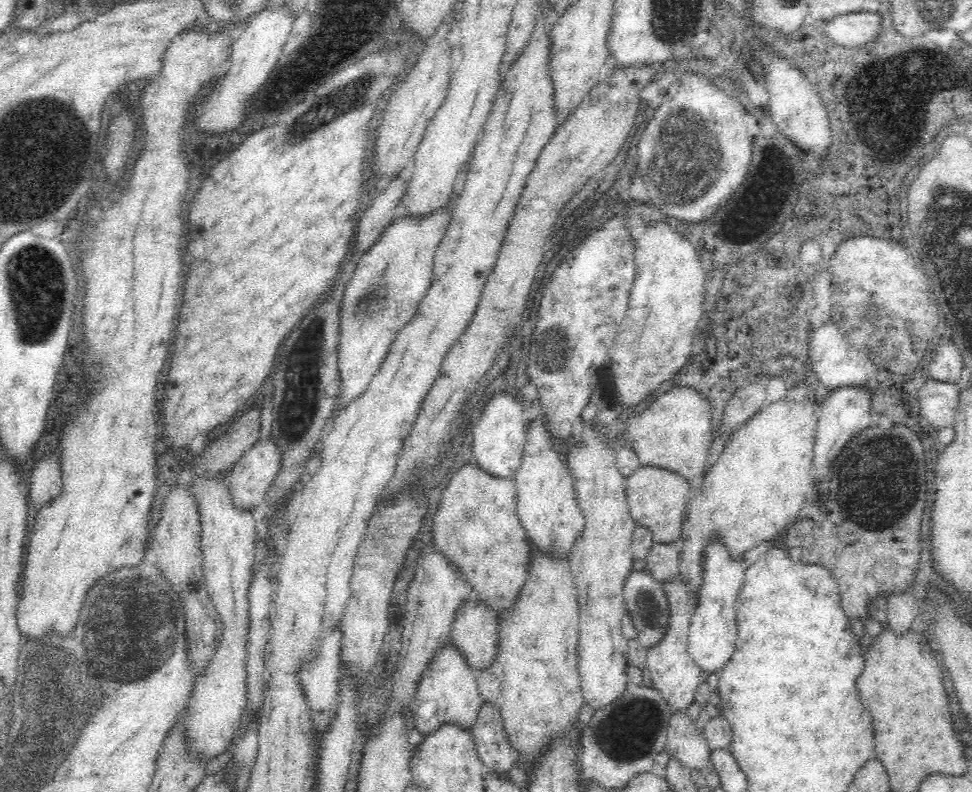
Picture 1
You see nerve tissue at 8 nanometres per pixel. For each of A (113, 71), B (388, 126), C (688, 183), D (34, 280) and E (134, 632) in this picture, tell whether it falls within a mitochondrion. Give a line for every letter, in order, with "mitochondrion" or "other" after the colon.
A: other
B: other
C: mitochondrion
D: mitochondrion
E: mitochondrion

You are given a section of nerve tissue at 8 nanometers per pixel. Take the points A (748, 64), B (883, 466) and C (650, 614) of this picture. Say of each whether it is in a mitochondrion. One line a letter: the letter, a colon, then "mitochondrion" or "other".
A: other
B: mitochondrion
C: mitochondrion

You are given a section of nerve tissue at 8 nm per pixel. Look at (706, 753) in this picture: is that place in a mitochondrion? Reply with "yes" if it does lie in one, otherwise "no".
no

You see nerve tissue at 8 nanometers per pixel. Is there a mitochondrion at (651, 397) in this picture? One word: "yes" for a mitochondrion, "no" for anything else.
no

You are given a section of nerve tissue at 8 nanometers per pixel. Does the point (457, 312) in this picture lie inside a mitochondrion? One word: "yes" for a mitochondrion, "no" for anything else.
no

